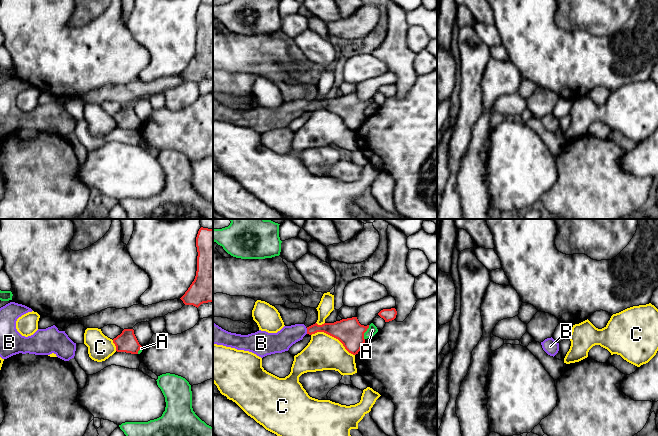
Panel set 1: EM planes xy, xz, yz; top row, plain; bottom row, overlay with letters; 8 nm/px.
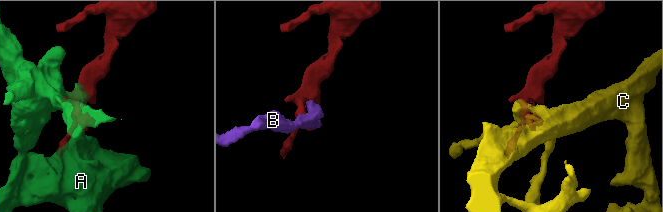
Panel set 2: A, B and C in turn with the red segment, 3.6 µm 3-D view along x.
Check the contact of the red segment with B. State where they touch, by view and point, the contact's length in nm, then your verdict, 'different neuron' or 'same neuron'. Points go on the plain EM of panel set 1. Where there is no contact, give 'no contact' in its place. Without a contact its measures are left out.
contact xz (307, 107); length 50 nm; same neuron

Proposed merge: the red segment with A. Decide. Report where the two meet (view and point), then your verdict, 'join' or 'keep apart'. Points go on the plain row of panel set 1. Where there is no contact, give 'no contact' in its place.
xz (365, 107) | keep apart

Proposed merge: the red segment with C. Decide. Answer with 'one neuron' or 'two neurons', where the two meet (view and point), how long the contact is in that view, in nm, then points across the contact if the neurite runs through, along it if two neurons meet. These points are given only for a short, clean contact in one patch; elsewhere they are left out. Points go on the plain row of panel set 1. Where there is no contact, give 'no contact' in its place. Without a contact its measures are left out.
two neurons | xz (333, 112) | 400 nm | along xz (311, 110), (325, 108), (335, 113), (354, 131)

